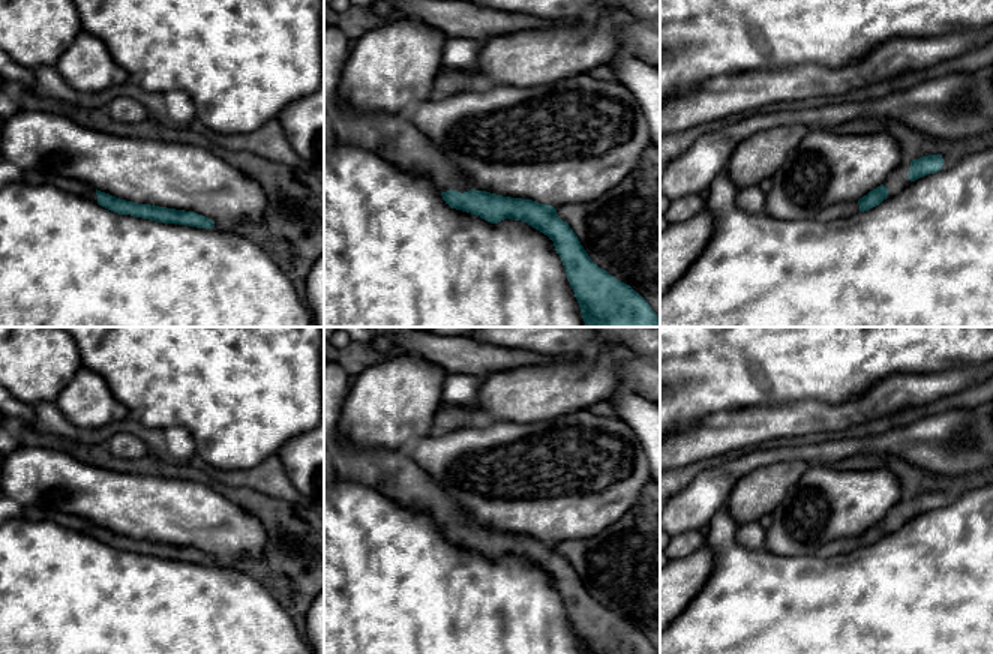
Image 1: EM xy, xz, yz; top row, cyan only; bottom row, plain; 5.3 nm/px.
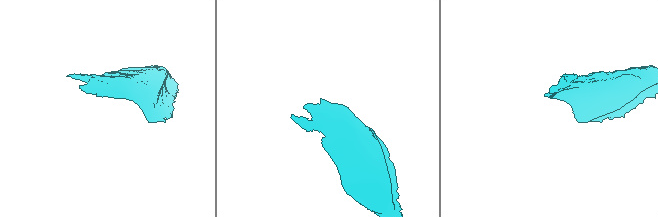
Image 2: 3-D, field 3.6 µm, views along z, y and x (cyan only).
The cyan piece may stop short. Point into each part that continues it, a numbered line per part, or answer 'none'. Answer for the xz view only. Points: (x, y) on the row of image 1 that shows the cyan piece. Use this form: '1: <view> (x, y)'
1: xz (392, 135)

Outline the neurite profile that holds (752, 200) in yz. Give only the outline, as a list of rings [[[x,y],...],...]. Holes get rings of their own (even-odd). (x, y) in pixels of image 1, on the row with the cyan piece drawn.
[[[759,184],[736,192],[736,206],[747,213],[758,213],[765,208],[766,194]]]

